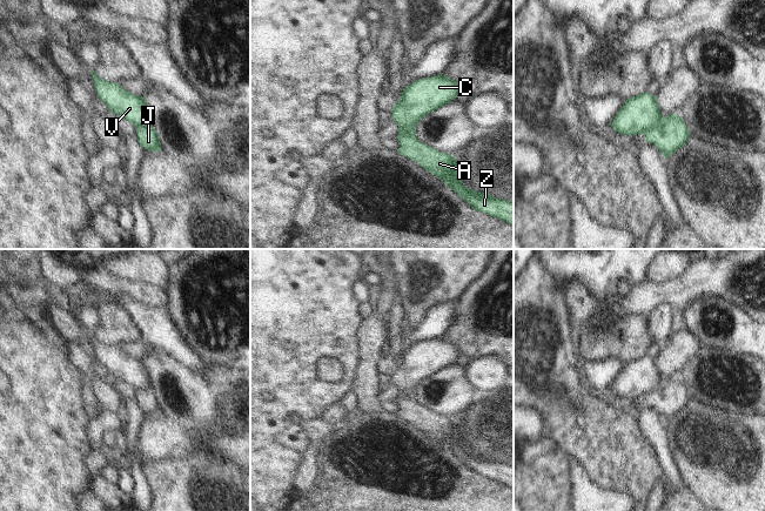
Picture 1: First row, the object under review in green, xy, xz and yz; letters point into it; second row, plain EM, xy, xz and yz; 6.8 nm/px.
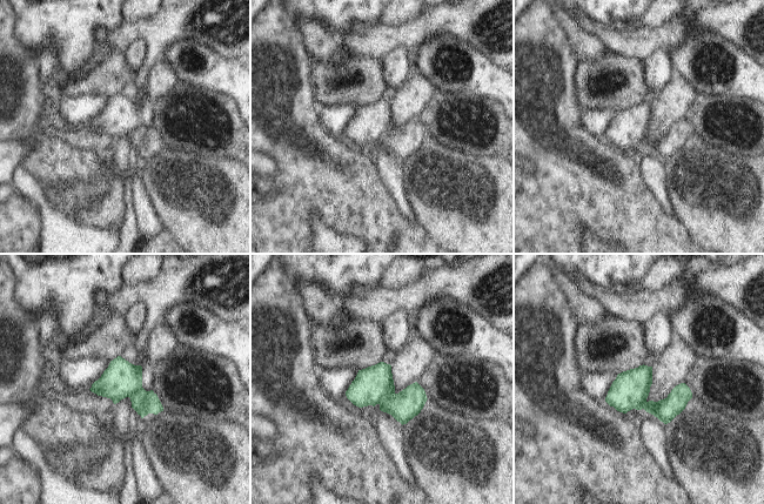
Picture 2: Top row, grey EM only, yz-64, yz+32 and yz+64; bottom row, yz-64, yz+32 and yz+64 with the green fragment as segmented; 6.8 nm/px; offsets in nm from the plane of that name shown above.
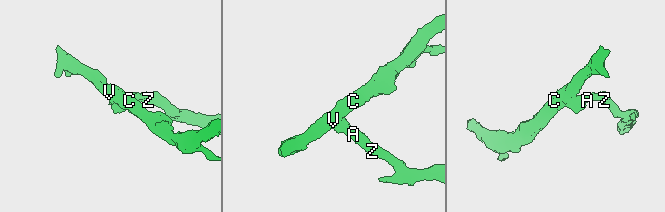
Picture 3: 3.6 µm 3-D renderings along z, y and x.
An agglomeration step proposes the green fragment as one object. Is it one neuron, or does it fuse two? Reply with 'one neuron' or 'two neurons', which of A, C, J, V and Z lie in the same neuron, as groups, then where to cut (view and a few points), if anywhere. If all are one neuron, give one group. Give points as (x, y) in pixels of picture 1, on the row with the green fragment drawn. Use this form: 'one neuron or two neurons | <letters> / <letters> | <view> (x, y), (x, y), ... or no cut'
two neurons | A J Z / C V | yz (664, 118), (659, 125), (643, 134)

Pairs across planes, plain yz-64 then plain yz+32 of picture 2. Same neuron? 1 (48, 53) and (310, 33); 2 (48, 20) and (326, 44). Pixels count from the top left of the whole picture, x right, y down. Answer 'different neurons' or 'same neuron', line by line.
1: same neuron
2: different neurons

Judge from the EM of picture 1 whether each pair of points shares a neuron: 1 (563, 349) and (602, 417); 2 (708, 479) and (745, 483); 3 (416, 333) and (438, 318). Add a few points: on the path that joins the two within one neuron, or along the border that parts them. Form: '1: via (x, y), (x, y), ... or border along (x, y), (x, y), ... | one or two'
1: via (563, 367), (563, 382), (584, 403) | one
2: via (717, 479), (736, 479) | one
3: via (422, 331), (433, 324) | one

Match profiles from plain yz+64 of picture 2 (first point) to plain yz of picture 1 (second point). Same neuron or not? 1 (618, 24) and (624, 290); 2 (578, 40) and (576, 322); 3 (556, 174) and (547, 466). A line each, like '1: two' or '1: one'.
1: one
2: one
3: one

